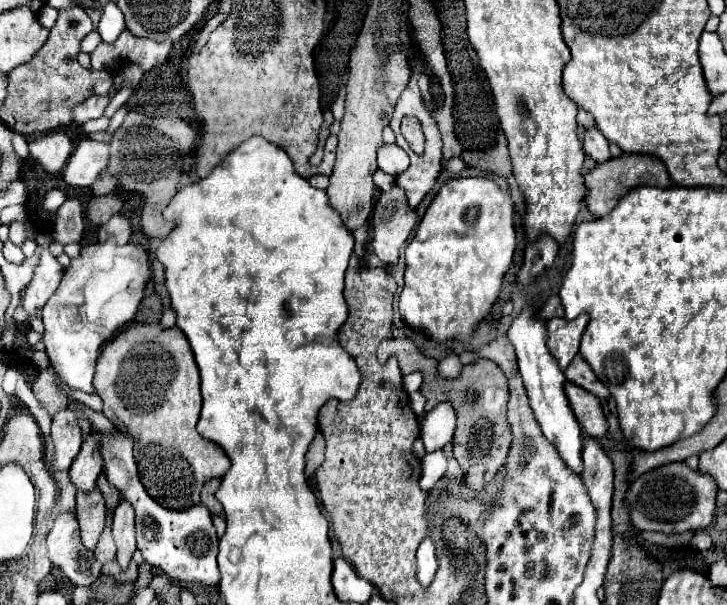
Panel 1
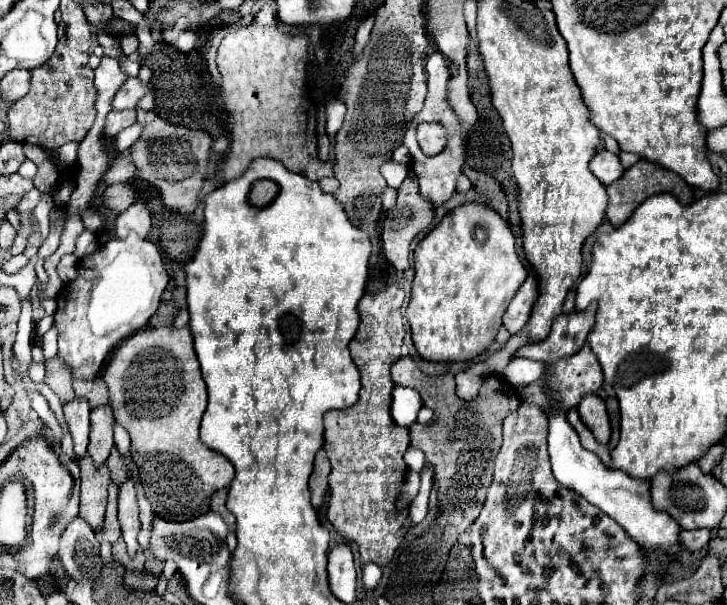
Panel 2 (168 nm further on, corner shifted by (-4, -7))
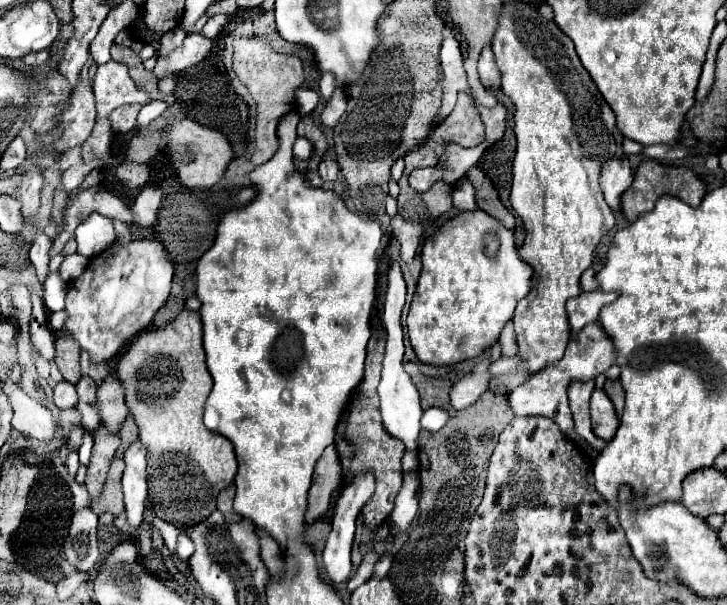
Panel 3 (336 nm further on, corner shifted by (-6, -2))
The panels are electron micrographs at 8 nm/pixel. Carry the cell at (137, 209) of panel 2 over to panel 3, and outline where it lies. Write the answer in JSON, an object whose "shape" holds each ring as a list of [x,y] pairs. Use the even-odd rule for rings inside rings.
{"shape":[[[144,187],[132,205],[136,223],[140,227],[150,227],[156,221],[160,203],[162,203],[162,191],[158,187]]]}

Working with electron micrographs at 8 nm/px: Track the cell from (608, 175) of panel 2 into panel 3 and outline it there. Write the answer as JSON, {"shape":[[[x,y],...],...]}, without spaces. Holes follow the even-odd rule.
{"shape":[[[610,159],[602,167],[602,191],[608,207],[612,211],[620,211],[620,195],[632,185],[632,169],[628,159]]]}

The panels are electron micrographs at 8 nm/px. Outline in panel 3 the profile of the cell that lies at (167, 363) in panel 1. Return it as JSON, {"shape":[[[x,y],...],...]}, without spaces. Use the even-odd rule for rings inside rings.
{"shape":[[[184,309],[164,329],[148,329],[140,333],[132,341],[124,357],[118,361],[116,373],[126,391],[126,405],[132,411],[134,421],[140,429],[140,441],[148,447],[150,507],[160,519],[176,525],[178,529],[188,529],[192,525],[202,523],[212,511],[216,511],[216,497],[222,491],[220,487],[228,487],[234,481],[236,455],[232,443],[224,435],[212,433],[202,423],[204,403],[212,391],[212,377],[208,373],[202,347],[200,313]]]}

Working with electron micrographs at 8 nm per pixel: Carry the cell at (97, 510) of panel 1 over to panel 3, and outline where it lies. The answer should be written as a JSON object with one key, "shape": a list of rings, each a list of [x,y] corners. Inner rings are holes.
{"shape":[[[100,425],[98,431],[94,431],[92,461],[90,461],[88,473],[86,473],[86,489],[88,489],[90,497],[98,497],[102,493],[106,473],[108,473],[110,461],[116,453],[118,445],[120,445],[120,437],[116,433],[106,431],[104,425]]]}

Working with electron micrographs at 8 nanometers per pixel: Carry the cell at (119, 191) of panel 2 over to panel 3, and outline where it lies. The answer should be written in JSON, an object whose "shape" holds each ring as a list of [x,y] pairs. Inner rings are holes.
{"shape":[[[128,161],[116,169],[116,177],[128,187],[144,187],[150,177],[150,169],[148,169],[148,163],[130,163]]]}

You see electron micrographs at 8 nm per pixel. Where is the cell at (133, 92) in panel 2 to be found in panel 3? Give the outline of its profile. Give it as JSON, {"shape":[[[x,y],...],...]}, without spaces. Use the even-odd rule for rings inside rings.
{"shape":[[[190,33],[186,35],[184,43],[174,49],[168,59],[158,59],[154,75],[162,77],[168,71],[184,71],[196,63],[200,63],[212,49],[212,39],[204,37],[202,33]]]}

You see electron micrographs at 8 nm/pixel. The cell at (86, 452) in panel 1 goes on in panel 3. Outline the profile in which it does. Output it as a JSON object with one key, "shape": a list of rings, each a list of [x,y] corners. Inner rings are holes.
{"shape":[[[110,373],[98,387],[98,411],[106,429],[118,433],[128,415],[128,407],[124,403],[124,387],[114,373]]]}

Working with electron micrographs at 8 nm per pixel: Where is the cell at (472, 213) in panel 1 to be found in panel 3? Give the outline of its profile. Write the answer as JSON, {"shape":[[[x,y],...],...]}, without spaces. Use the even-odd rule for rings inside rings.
{"shape":[[[476,209],[458,213],[444,223],[444,227],[430,235],[422,247],[422,273],[408,313],[408,335],[418,361],[436,367],[452,367],[460,361],[482,355],[498,341],[504,323],[512,319],[518,301],[530,293],[532,277],[534,269],[518,259],[512,231],[508,231],[498,219]]]}

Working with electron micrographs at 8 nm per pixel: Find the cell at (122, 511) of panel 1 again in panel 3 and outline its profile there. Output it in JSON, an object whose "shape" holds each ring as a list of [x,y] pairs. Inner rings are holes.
{"shape":[[[134,441],[124,453],[124,461],[126,461],[126,469],[124,469],[122,485],[124,485],[126,515],[128,515],[128,523],[132,527],[138,527],[144,519],[144,507],[148,497],[146,447],[142,447],[140,441]]]}

